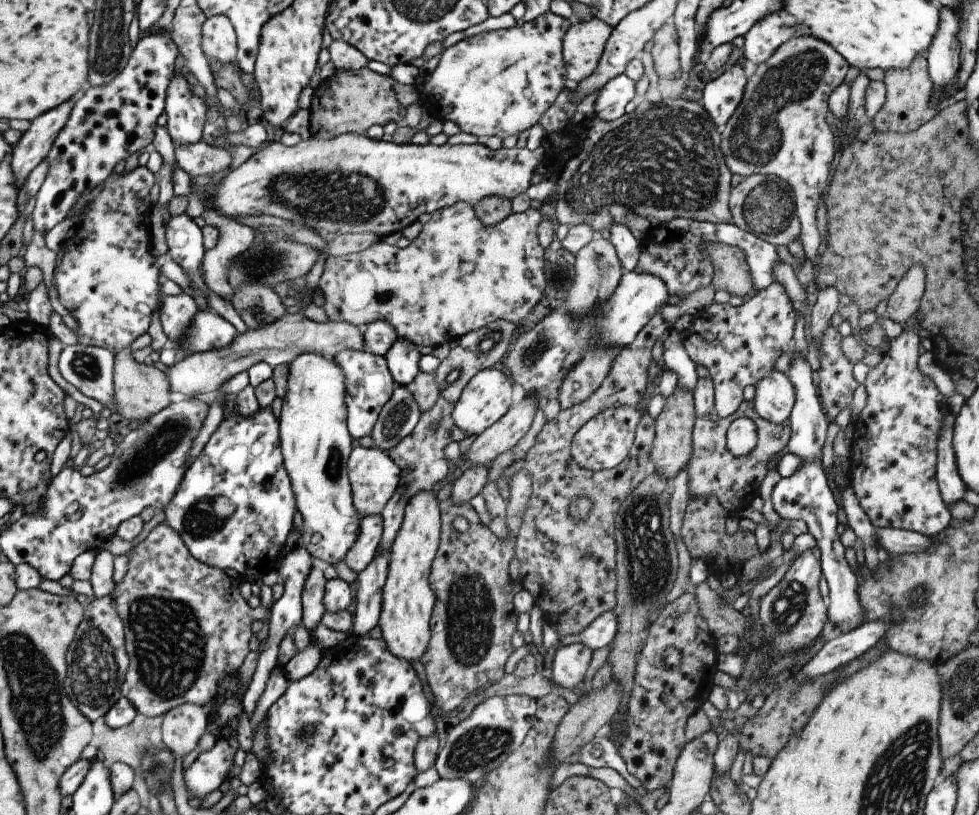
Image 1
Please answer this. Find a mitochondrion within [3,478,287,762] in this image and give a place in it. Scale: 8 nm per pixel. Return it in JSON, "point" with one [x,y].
{"point":[168,649]}

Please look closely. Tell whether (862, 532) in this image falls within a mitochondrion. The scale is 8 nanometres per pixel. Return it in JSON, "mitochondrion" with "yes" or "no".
{"mitochondrion":"no"}

